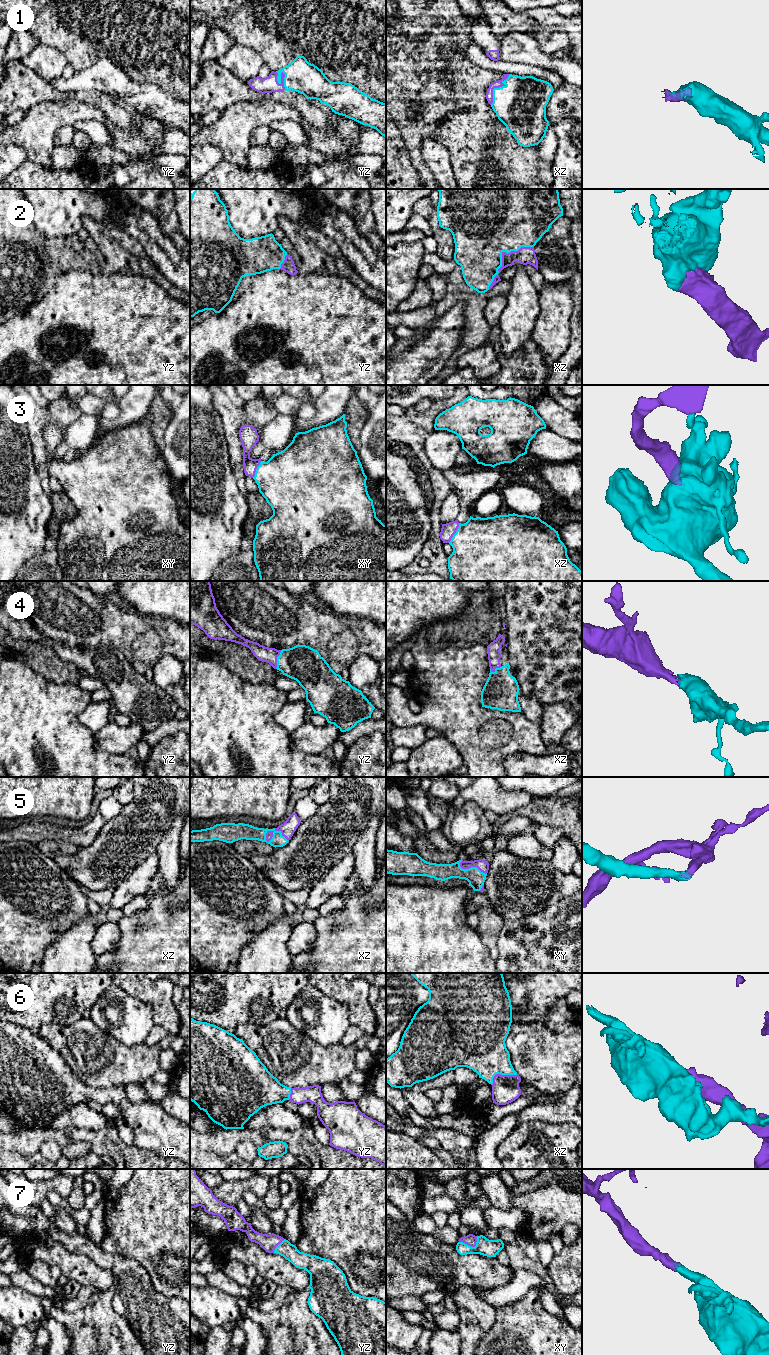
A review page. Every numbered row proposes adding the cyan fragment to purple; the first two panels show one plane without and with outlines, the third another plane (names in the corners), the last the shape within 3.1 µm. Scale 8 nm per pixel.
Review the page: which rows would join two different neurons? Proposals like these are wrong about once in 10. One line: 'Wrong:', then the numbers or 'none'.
Wrong: none

